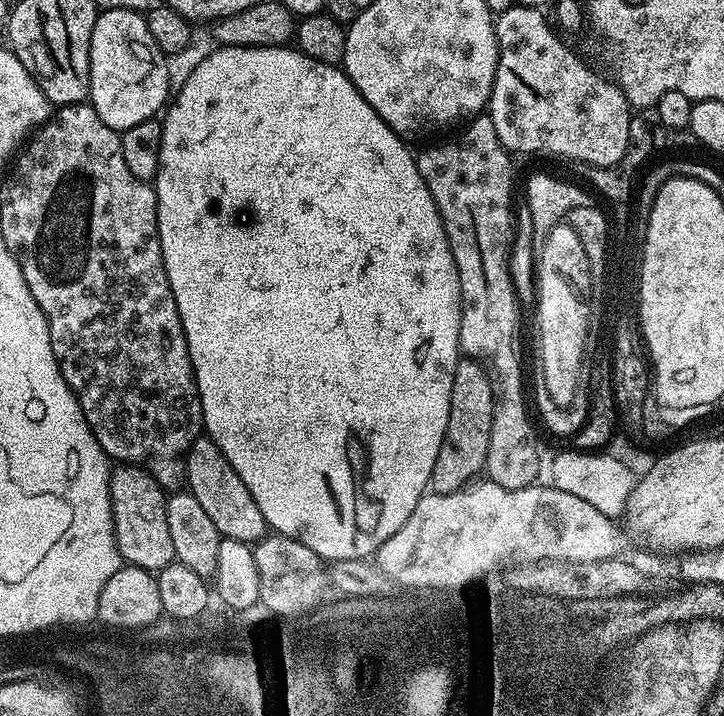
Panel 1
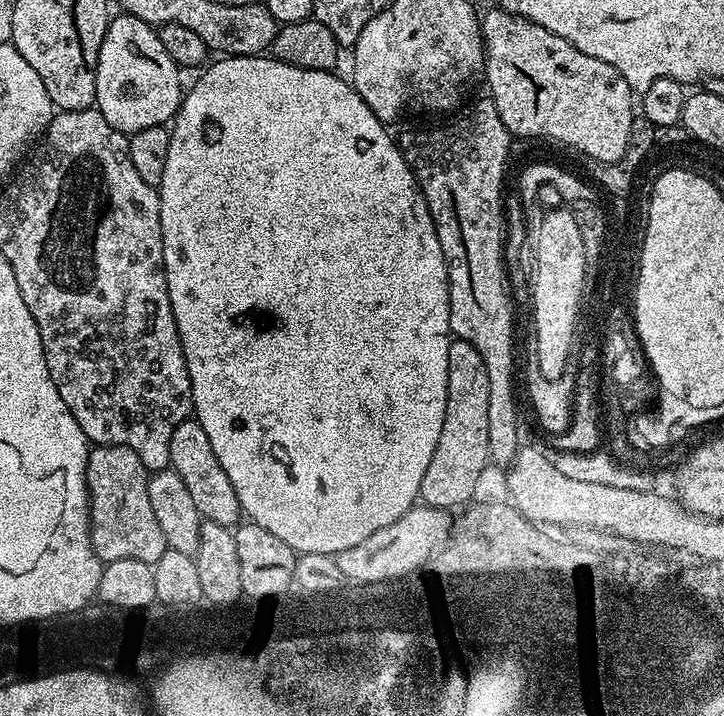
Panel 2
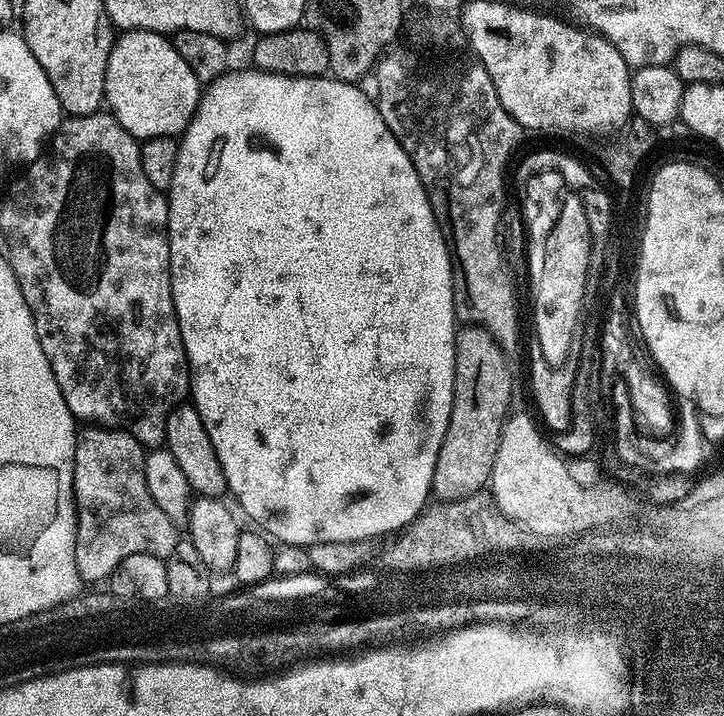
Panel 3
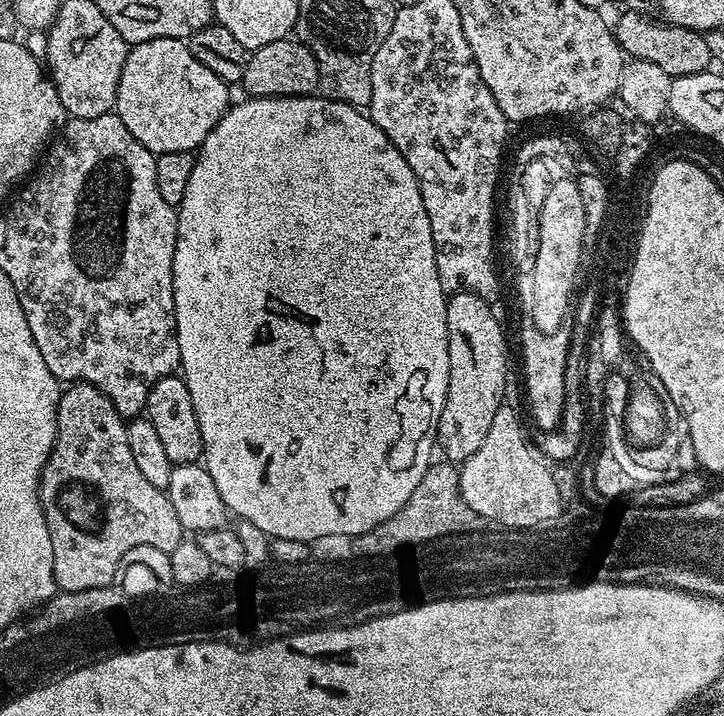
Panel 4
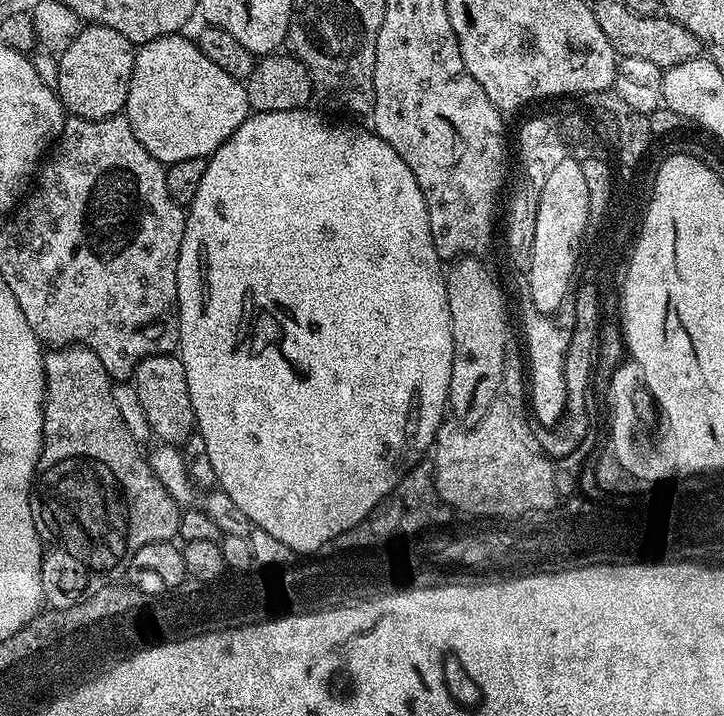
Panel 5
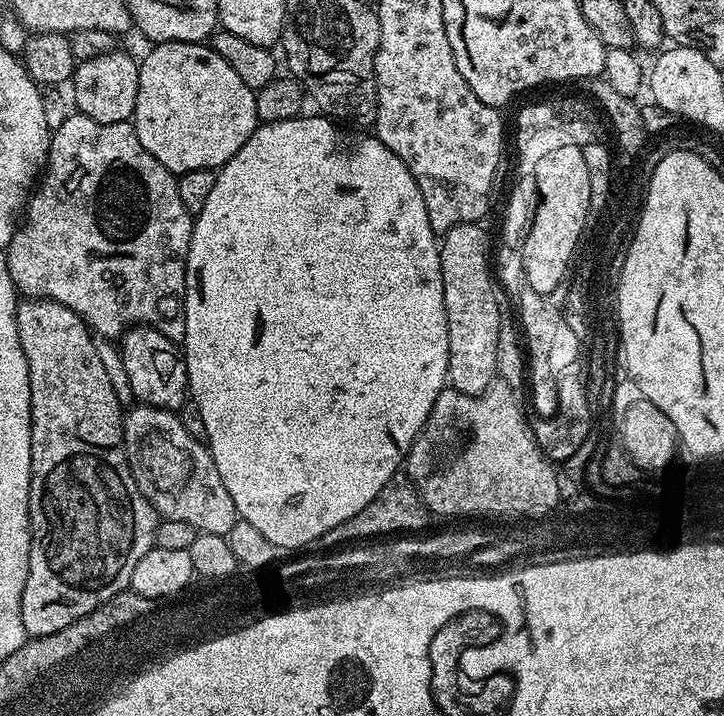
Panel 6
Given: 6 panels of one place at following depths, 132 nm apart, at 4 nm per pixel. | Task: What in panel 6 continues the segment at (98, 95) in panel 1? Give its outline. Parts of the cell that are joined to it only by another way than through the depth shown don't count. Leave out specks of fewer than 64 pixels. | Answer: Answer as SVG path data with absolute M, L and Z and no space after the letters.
M166 42L152 44L144 60L139 61L138 94L136 95L136 114L134 123L138 142L166 166L173 174L210 168L218 170L254 134L258 126L256 119L256 92L238 78L238 73L229 66L207 43Z

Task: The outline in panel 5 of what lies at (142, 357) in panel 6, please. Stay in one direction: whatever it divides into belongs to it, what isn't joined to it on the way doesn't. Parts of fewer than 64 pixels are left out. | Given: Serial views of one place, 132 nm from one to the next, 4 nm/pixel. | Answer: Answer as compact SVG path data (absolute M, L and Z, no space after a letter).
M179 355L148 356L136 367L134 385L151 435L161 444L183 446L196 432L194 406L190 402L190 386L186 386L186 366Z

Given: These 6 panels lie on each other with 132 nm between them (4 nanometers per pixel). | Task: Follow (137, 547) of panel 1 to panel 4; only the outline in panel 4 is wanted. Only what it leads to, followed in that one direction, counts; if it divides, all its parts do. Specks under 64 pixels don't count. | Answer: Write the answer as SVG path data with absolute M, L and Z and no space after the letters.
M72 382L61 391L58 410L56 411L56 441L52 447L52 452L48 456L48 461L44 467L44 472L40 476L40 505L46 518L46 526L50 530L50 542L54 550L54 578L56 579L57 589L61 592L74 592L84 590L94 590L95 587L109 587L117 579L122 558L126 558L129 550L134 550L134 546L158 546L158 550L170 553L174 546L178 546L181 540L185 539L186 533L182 522L178 522L178 513L170 502L167 491L153 486L149 479L138 470L137 463L134 462L130 452L130 443L127 441L127 428L125 417L114 410L110 398L102 394L89 384Z

